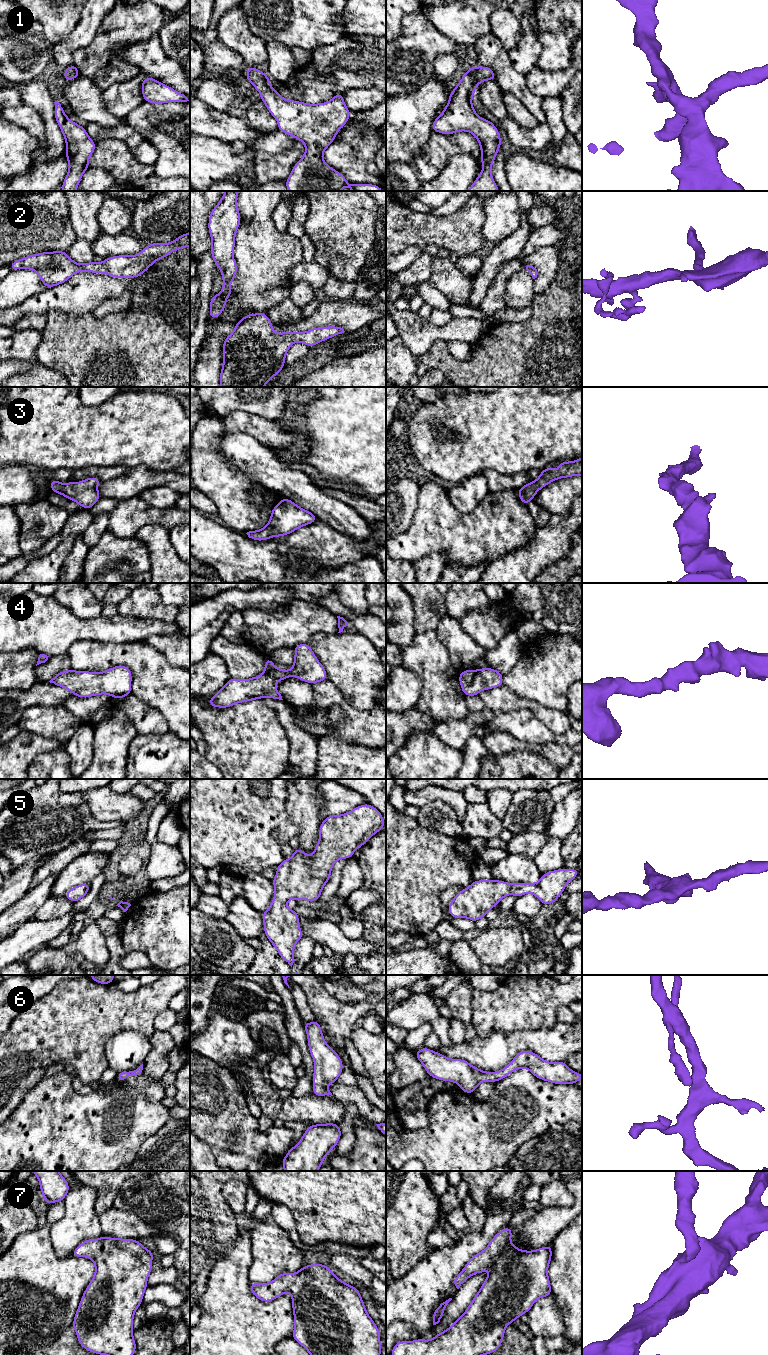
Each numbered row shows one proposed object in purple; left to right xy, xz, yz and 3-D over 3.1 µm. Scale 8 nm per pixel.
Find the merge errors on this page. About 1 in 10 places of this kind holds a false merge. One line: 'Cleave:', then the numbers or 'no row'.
Cleave: no row

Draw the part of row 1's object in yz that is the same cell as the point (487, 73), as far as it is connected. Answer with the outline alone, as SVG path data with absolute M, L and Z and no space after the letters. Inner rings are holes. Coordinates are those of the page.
M469 67L463 78L449 94L449 103L432 123L433 132L450 135L460 131L472 133L478 140L483 170L468 191L499 191L492 174L492 164L501 148L501 136L493 122L479 117L471 100L476 87L487 80L497 80L489 67Z

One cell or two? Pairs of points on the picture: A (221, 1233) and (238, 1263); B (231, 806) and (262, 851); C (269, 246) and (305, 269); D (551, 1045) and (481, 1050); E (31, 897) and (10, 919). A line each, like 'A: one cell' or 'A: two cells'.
A: two cells
B: one cell
C: two cells
D: one cell
E: one cell

